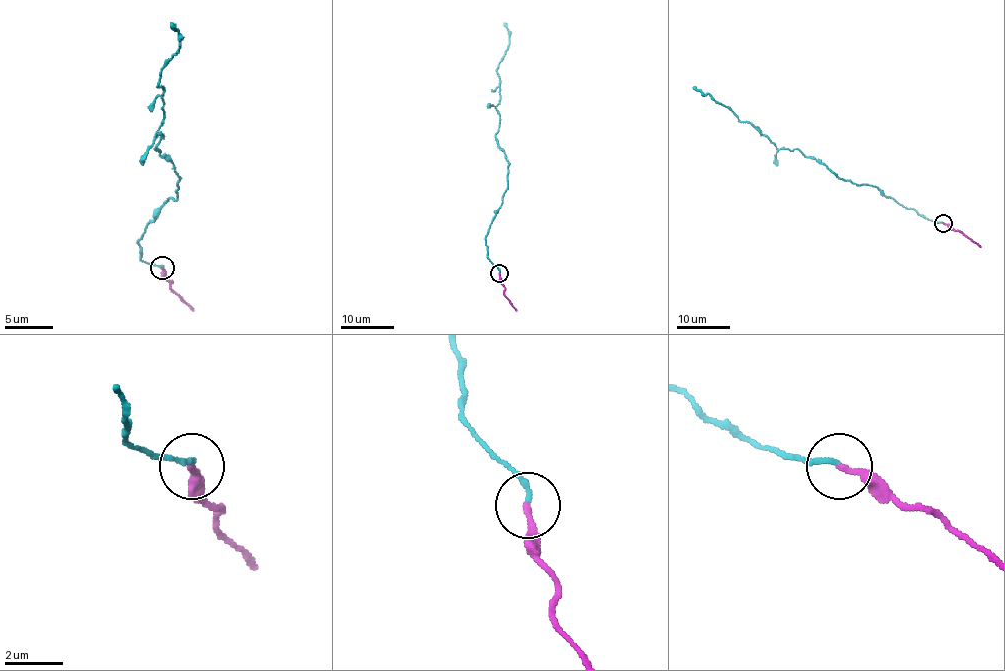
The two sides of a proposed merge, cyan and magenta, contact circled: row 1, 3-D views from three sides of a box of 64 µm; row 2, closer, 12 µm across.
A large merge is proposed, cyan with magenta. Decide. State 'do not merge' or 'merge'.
do not merge

